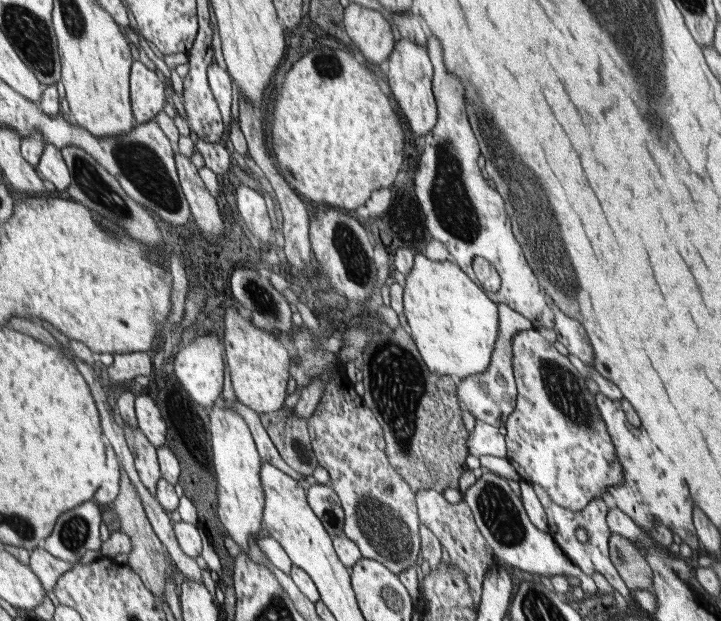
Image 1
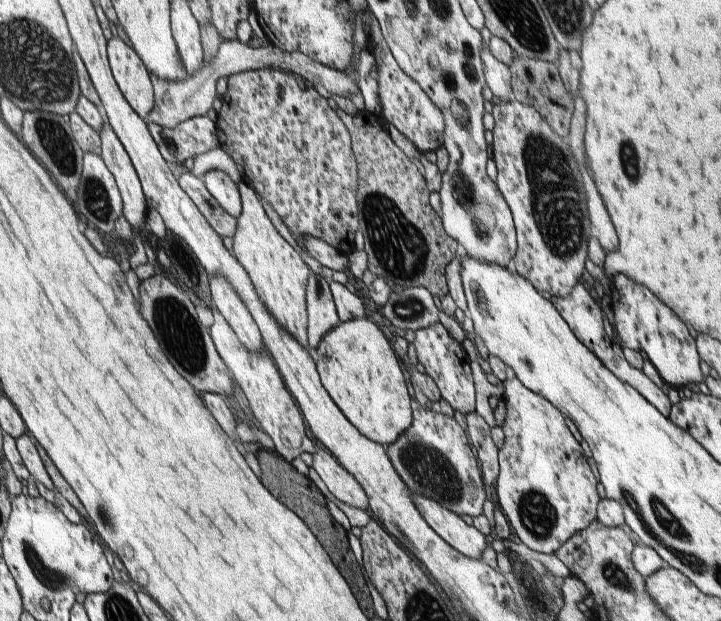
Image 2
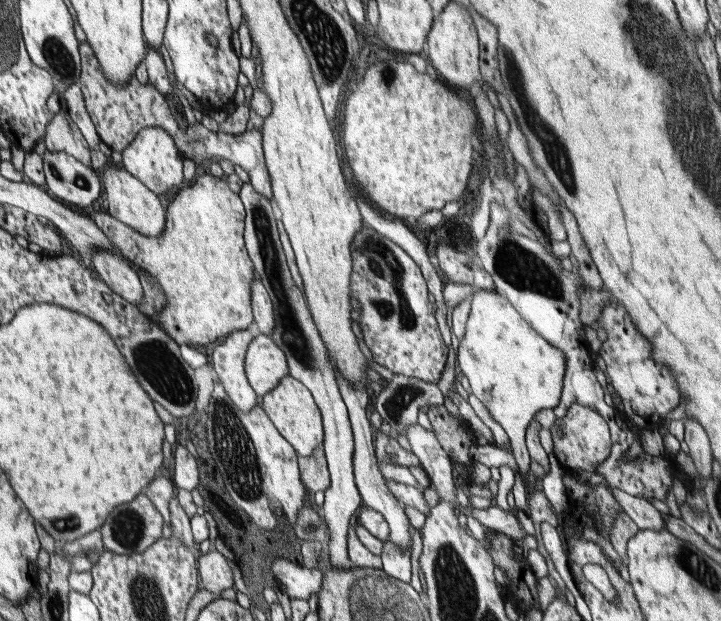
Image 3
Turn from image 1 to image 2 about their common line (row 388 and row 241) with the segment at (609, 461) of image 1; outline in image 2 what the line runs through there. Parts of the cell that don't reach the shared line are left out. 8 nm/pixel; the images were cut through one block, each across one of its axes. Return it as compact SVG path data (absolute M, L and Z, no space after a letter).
M493 102L493 142L489 146L489 156L497 166L497 190L507 202L515 234L517 234L517 252L513 256L515 270L519 276L529 280L529 284L541 294L549 292L551 298L567 298L571 290L579 284L583 274L583 264L587 258L587 240L593 236L585 186L579 162L573 158L567 140L563 140L545 118L533 108L521 102Z

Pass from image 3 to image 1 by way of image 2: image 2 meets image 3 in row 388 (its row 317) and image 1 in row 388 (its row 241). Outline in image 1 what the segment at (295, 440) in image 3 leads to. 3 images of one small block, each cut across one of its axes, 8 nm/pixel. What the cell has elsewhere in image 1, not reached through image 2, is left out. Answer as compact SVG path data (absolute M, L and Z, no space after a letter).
M227 306L223 314L223 346L227 354L227 368L235 398L255 412L273 412L283 404L285 386L289 380L289 354L281 346L275 332L263 330L251 322L251 316L239 306Z

